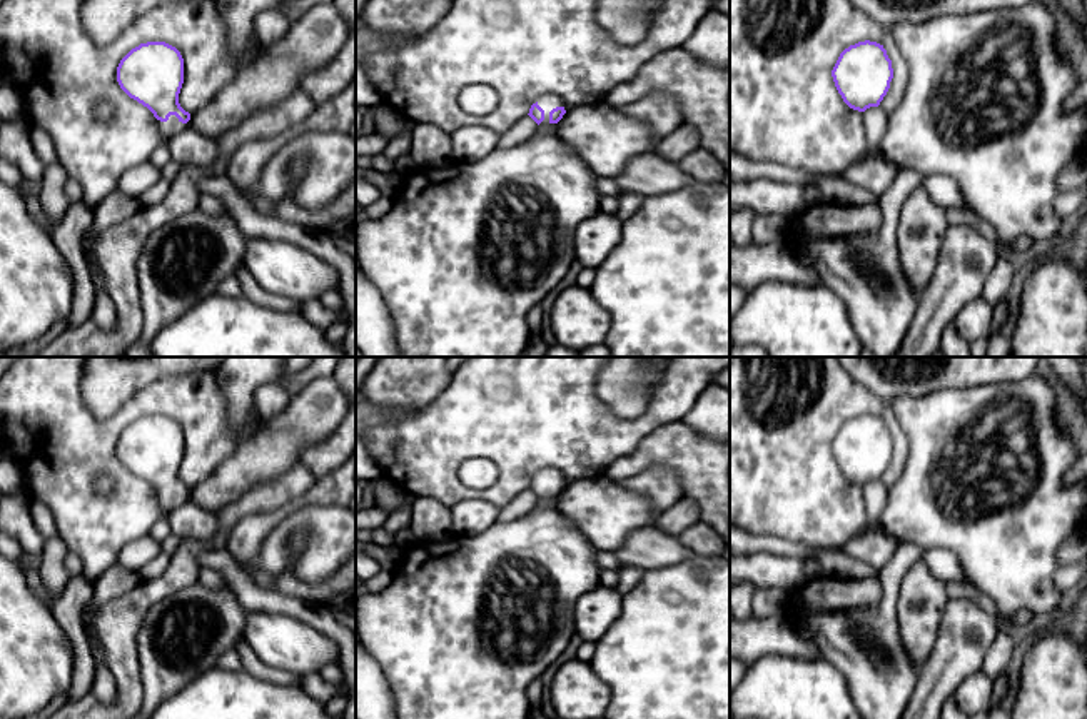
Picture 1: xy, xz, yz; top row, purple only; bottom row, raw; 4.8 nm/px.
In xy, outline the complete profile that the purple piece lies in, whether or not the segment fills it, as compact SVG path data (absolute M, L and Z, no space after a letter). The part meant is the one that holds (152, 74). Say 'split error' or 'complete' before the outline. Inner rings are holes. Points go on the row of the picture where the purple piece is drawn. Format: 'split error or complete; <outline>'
split error; M165 42L140 43L120 60L117 82L130 98L162 122L165 142L185 128L190 113L179 103L184 58L175 47Z

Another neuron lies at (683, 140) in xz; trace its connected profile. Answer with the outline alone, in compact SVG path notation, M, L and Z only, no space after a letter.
M680 125L656 145L656 155L680 163L683 157L700 148L700 138L691 125Z

